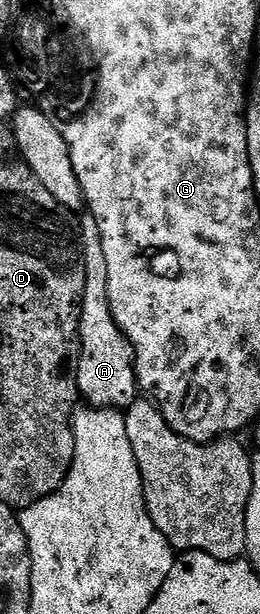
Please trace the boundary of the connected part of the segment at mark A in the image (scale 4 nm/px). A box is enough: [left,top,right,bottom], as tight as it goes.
[78,213,138,409]

